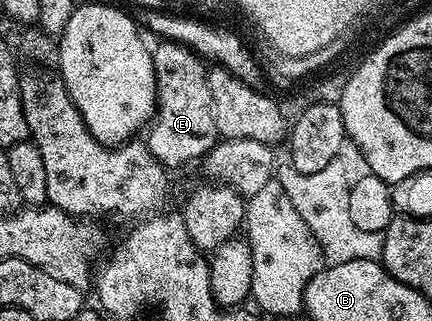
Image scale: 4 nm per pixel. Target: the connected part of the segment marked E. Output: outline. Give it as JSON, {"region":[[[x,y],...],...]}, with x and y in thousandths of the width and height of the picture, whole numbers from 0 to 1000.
{"region":[[[384,121],[368,137],[375,140],[356,137],[350,153],[366,268],[359,361],[340,402],[345,470],[384,520],[428,514],[435,502],[463,505],[507,436],[484,215],[435,143]]]}

